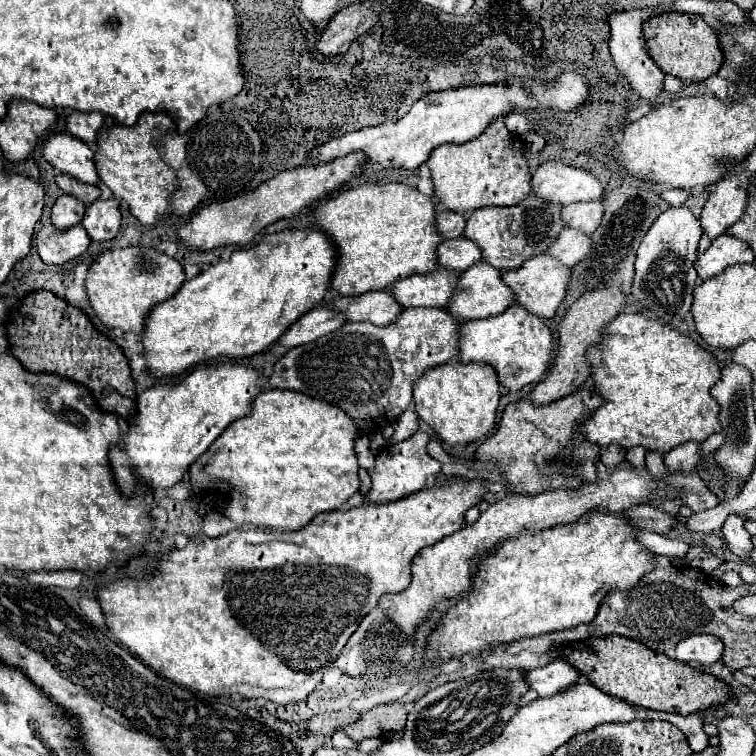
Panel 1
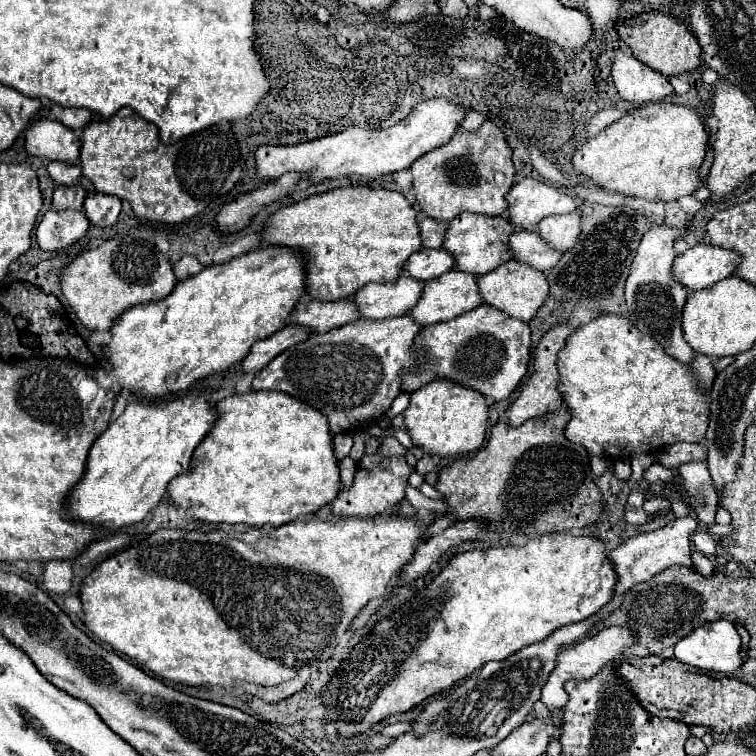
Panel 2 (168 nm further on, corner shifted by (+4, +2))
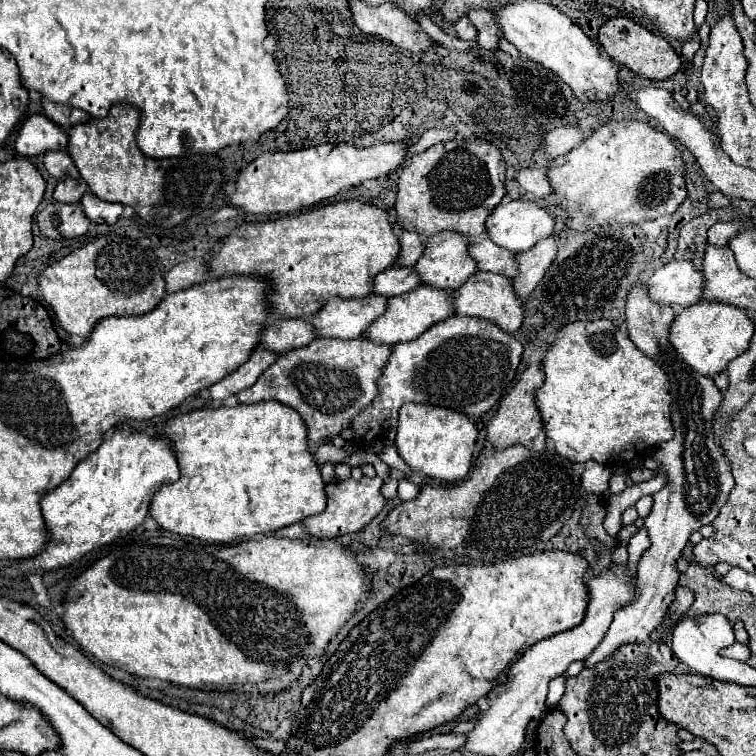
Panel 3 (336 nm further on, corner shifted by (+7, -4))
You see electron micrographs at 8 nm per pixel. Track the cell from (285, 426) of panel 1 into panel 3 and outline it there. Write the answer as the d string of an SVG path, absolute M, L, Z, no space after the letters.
M266 401L254 405L198 409L168 419L156 433L170 441L180 467L180 479L162 485L150 503L150 517L164 531L230 545L240 539L274 533L286 525L322 513L326 507L324 481L314 457L308 453L306 425L294 409L282 403Z

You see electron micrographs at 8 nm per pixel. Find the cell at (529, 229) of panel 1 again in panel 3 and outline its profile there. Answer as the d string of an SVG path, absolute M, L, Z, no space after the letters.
M438 233L426 241L426 249L414 271L420 273L422 285L454 291L476 271L476 263L468 255L466 237Z

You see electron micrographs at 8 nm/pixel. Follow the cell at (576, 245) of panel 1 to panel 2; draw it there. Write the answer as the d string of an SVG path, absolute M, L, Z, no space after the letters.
M517 231L509 237L509 247L517 261L529 263L539 271L549 271L561 261L561 251L553 251L537 231Z

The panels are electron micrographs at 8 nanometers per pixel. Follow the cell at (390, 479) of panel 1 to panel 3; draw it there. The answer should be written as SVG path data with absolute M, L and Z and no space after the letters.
M362 477L360 481L354 481L354 479L346 479L346 481L332 481L326 485L326 497L328 497L328 503L326 503L326 509L324 513L318 513L318 515L312 515L312 517L306 517L302 523L302 527L308 531L310 537L316 537L316 539L334 539L334 537L340 537L340 535L350 535L350 533L356 533L360 531L362 527L366 527L380 511L382 507L388 503L382 495L380 495L380 487L382 487L382 479L380 477Z

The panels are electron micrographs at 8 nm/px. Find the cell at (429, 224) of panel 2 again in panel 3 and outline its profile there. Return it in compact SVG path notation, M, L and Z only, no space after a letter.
M404 231L400 235L400 255L394 265L396 267L414 267L414 263L418 261L418 257L422 255L424 249L426 249L424 239L418 233Z

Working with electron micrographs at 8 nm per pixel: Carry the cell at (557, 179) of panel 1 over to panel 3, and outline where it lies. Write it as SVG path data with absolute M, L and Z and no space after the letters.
M502 201L486 219L486 233L496 245L512 253L524 253L526 249L532 249L538 241L554 233L554 217L532 201L508 201L508 203Z

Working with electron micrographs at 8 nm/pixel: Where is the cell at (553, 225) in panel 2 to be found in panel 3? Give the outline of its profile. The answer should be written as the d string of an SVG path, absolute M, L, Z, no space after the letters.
M548 237L544 241L538 241L536 247L532 247L526 253L520 253L516 257L518 261L518 277L512 279L514 291L518 293L520 301L526 301L528 295L534 291L534 287L542 281L546 269L554 261L558 251L556 237Z

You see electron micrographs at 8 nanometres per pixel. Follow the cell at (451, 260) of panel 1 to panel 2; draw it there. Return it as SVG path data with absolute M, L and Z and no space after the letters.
M425 247L417 253L413 253L405 263L407 275L421 279L421 281L437 279L441 273L447 273L453 267L455 267L453 255L449 255L449 251L445 251L443 247L439 247L439 249L427 249Z

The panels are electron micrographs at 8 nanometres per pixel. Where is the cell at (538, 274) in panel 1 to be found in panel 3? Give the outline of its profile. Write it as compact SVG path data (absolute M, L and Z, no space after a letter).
M476 271L460 289L456 289L452 293L452 307L454 307L454 315L494 321L506 333L518 331L522 325L522 319L524 319L524 305L522 305L522 301L518 301L510 279L496 275L496 273Z

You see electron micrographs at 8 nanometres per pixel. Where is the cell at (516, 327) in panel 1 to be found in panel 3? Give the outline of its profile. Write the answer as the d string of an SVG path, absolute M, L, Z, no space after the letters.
M456 315L432 325L414 341L396 343L382 375L376 381L378 395L352 419L350 429L355 433L355 440L364 448L366 443L378 441L386 435L396 425L398 409L404 403L440 405L468 417L484 415L510 389L520 355L520 341L498 329L498 325L484 319Z

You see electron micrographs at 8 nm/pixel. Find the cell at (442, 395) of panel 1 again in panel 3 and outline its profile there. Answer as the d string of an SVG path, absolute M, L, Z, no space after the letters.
M406 403L400 409L394 443L396 443L398 455L410 467L410 471L424 473L426 477L432 477L444 483L456 483L456 481L462 481L470 471L476 437L478 437L478 429L472 423L472 419L458 411Z

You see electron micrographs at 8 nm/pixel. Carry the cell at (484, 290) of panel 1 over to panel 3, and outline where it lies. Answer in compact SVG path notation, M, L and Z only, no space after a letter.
M420 285L418 289L414 289L410 293L392 297L388 301L388 307L386 307L384 315L380 319L376 319L374 325L366 333L362 333L362 337L370 339L374 343L382 343L382 345L406 343L406 341L412 341L412 339L420 337L434 323L440 323L442 319L452 317L452 315L454 315L454 309L450 307L450 291Z

